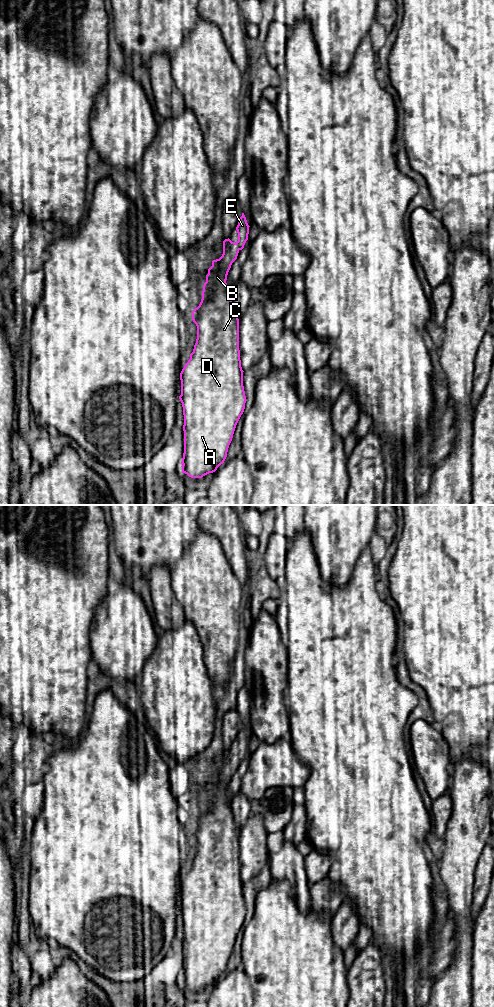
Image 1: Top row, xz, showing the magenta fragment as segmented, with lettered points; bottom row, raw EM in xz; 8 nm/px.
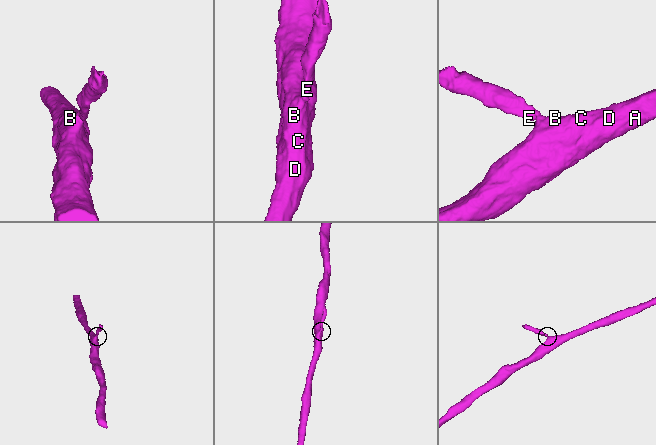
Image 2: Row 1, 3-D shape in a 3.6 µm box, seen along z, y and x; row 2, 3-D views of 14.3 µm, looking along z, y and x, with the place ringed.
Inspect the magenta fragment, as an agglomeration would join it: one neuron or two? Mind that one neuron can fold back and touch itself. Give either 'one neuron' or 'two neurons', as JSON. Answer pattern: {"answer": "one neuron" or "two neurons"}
{"answer": "one neuron"}

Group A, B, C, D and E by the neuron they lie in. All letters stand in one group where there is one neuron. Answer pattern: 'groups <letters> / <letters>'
groups A B C D E

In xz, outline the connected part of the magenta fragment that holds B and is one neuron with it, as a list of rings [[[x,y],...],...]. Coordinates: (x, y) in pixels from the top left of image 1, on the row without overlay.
[[[244,725],[236,739],[238,753],[223,753],[223,766],[212,773],[203,797],[202,811],[192,823],[197,838],[197,851],[190,871],[180,885],[179,911],[184,927],[184,965],[182,985],[191,990],[202,990],[213,985],[224,975],[236,937],[244,924],[246,908],[239,862],[239,831],[236,828],[231,802],[226,792],[232,775],[248,752],[249,737]]]

